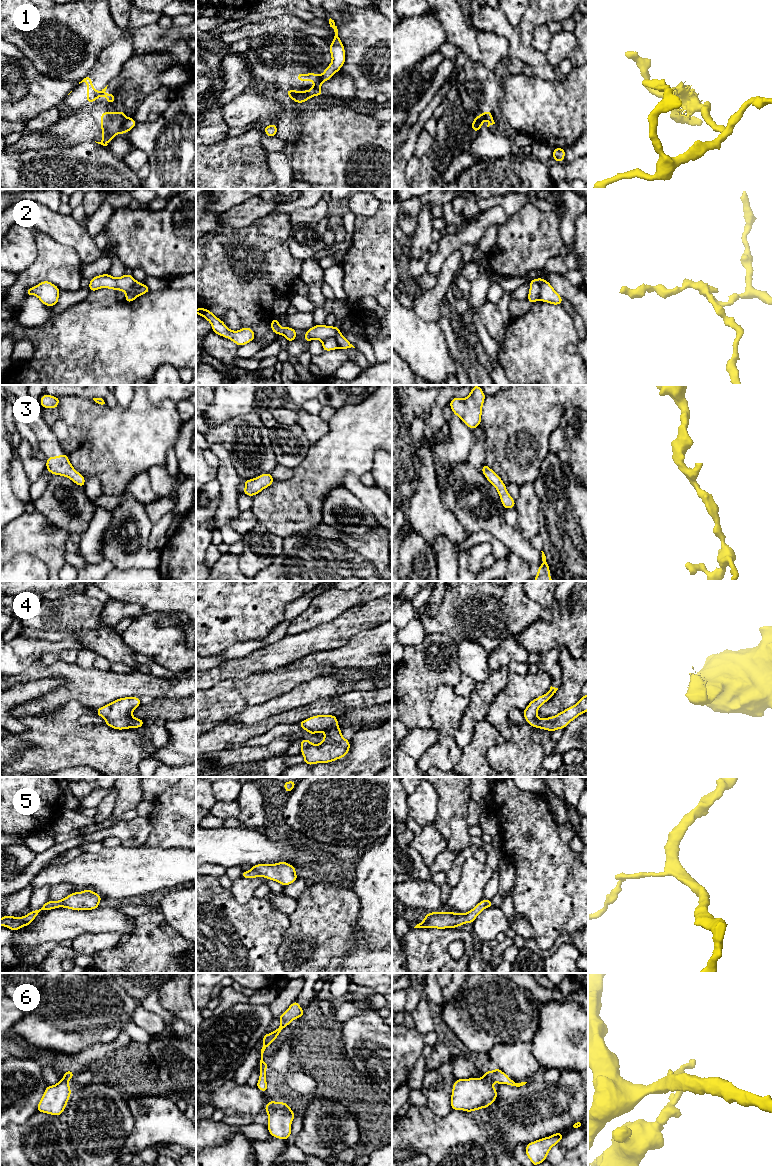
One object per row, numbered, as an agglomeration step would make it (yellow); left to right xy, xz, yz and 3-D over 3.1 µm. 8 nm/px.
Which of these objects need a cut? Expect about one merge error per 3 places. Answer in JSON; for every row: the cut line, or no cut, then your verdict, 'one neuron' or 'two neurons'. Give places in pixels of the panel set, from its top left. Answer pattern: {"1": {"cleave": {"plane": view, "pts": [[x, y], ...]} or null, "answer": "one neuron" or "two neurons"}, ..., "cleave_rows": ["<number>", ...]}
{"1": {"cleave": {"plane": "xy", "pts": [[125, 118], [124, 128], [127, 131]]}, "answer": "two neurons"}, "2": {"cleave": {"plane": "xy", "pts": [[143, 284], [135, 288], [133, 287], [126, 293]]}, "answer": "two neurons"}, "3": {"cleave": null, "answer": "one neuron"}, "4": {"cleave": null, "answer": "one neuron"}, "5": {"cleave": {"plane": "xz", "pts": [[252, 869], [260, 875]]}, "answer": "two neurons"}, "6": {"cleave": {"plane": "yz", "pts": [[483, 1077], [491, 1082]]}, "answer": "two neurons"}, "cleave_rows": ["1", "2", "5", "6"]}

